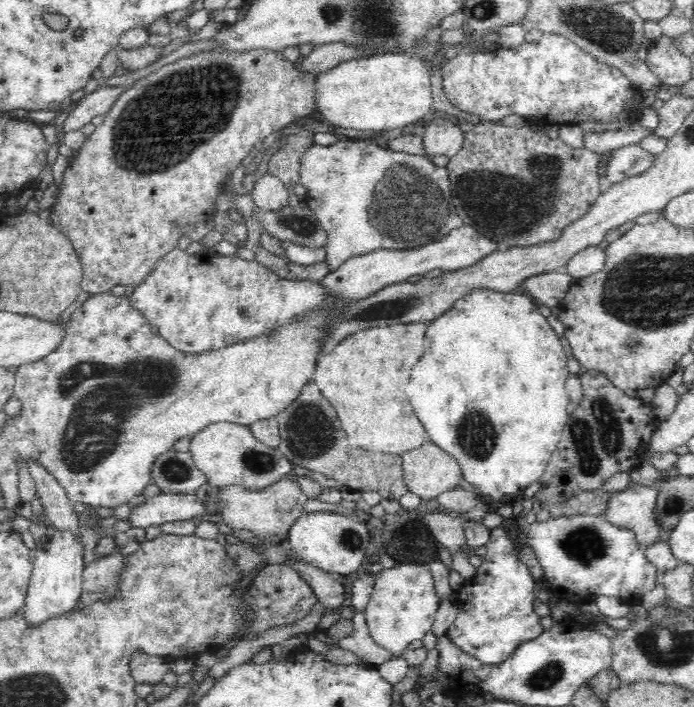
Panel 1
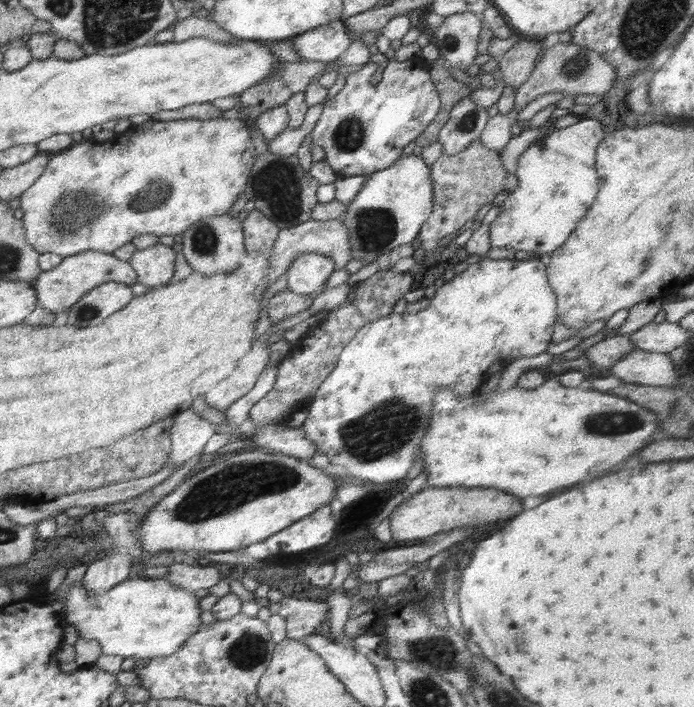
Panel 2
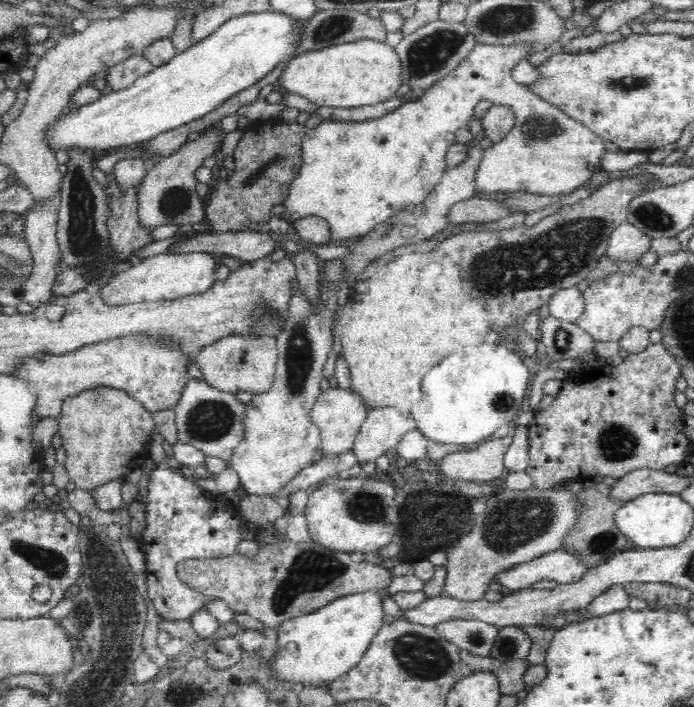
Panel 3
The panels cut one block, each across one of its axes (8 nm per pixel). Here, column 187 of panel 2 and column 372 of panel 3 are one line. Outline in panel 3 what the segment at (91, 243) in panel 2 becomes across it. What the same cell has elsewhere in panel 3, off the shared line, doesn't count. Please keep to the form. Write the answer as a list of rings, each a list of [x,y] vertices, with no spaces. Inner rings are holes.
[[[528,41],[511,46],[477,42],[460,66],[432,85],[416,101],[405,102],[394,112],[377,119],[362,122],[323,120],[315,128],[307,129],[301,138],[302,166],[282,203],[291,220],[295,222],[305,216],[319,216],[329,224],[329,240],[346,240],[365,235],[410,206],[420,206],[449,170],[450,166],[445,161],[446,152],[457,142],[456,132],[468,126],[475,106],[481,101],[510,107],[515,123],[500,142],[484,150],[482,166],[475,176],[477,195],[520,190],[542,196],[558,196],[588,182],[596,172],[603,170],[601,158],[606,152],[605,140],[515,80],[517,62],[537,52],[536,48],[533,42]]]

